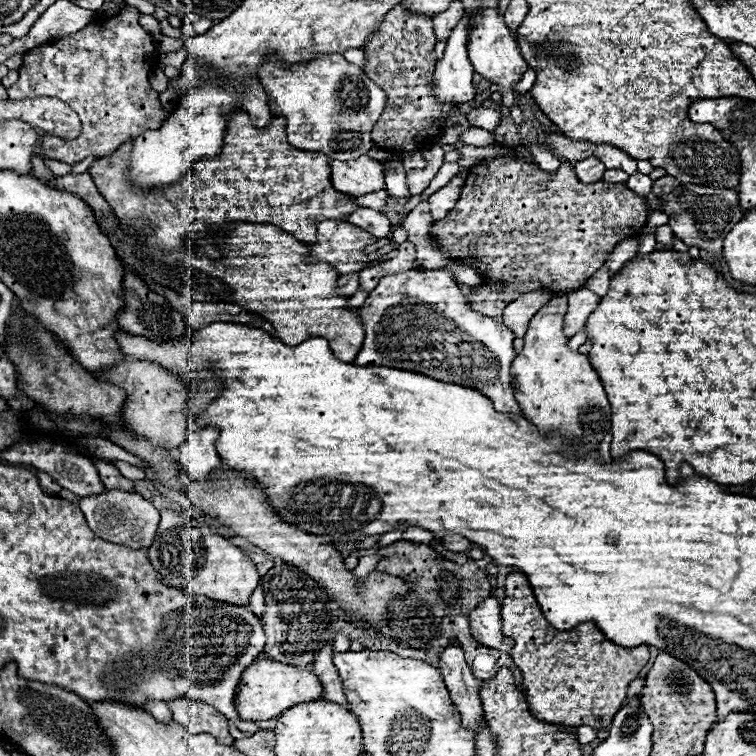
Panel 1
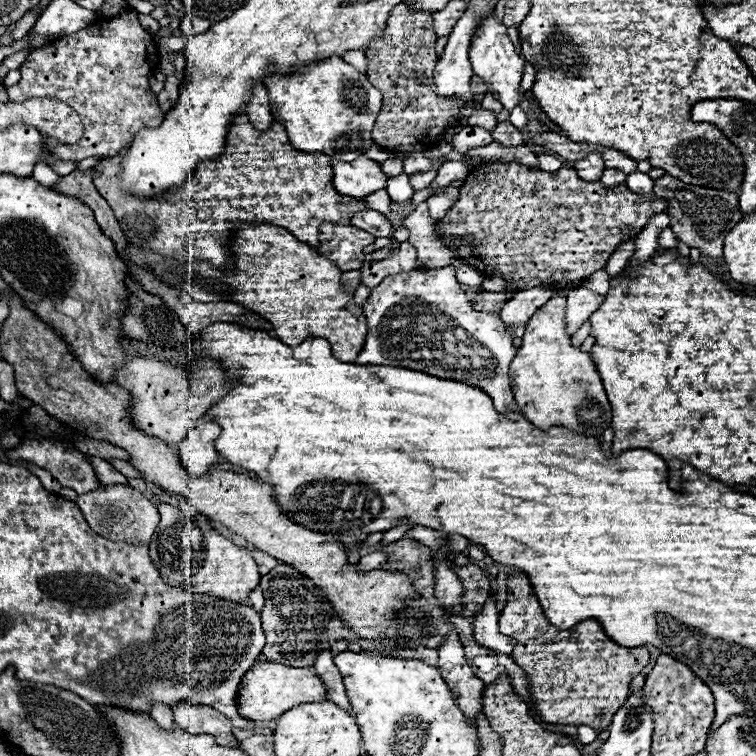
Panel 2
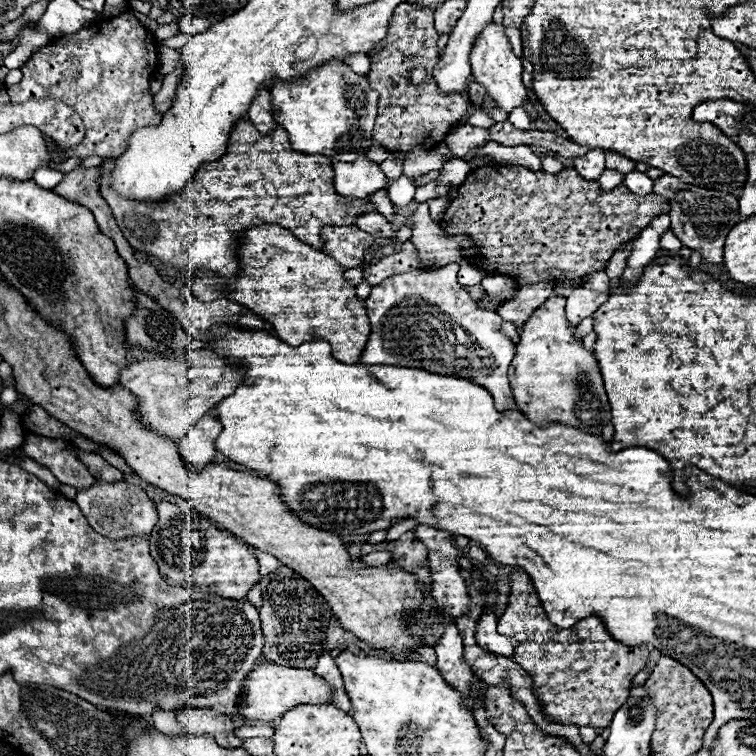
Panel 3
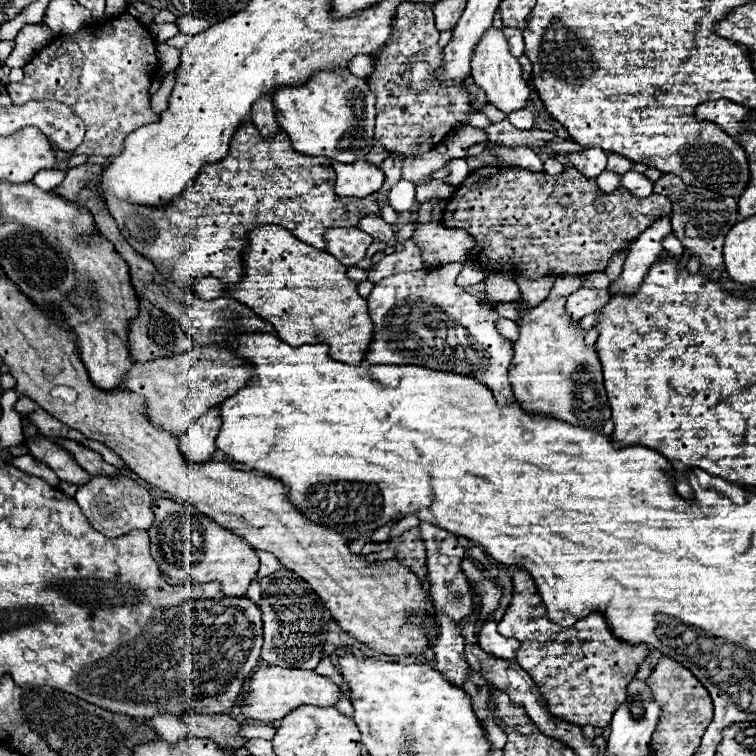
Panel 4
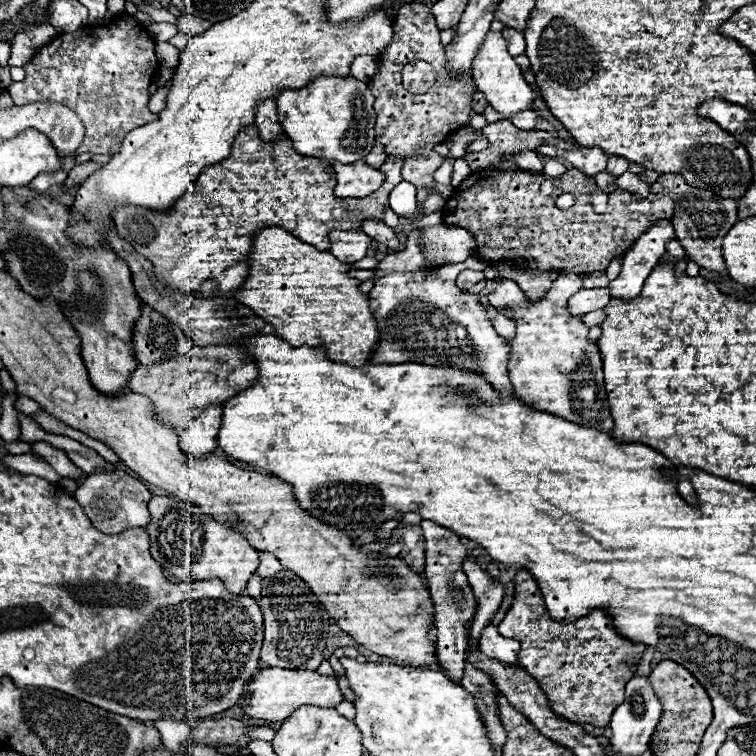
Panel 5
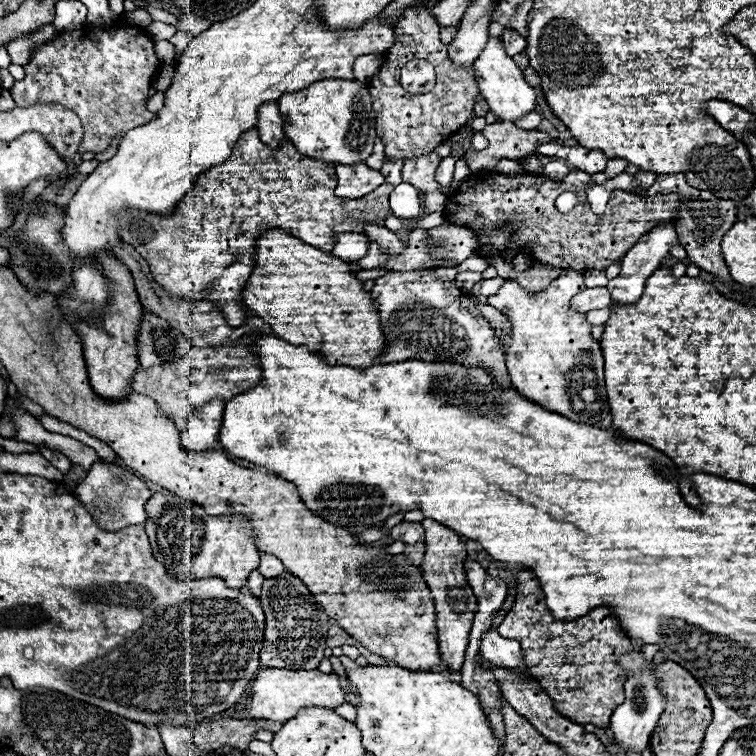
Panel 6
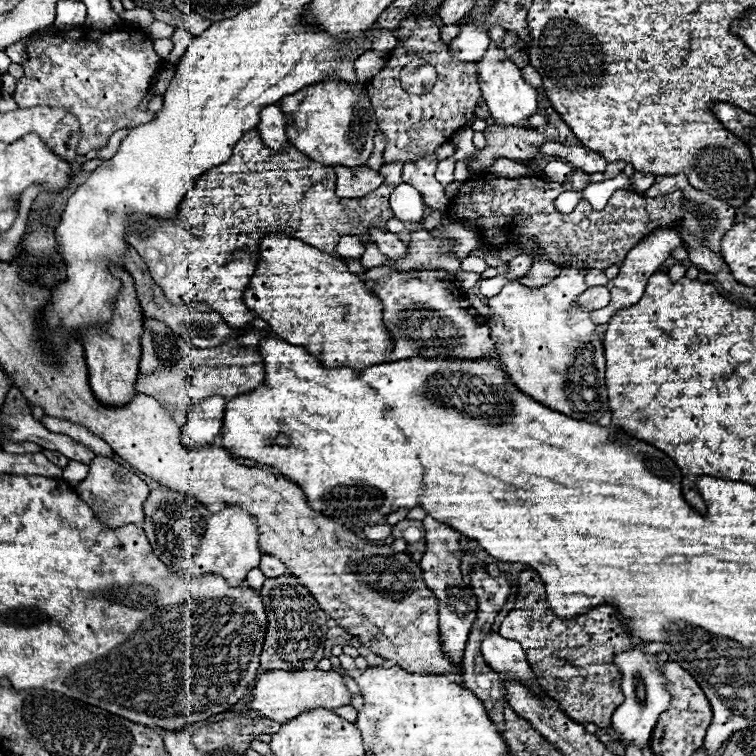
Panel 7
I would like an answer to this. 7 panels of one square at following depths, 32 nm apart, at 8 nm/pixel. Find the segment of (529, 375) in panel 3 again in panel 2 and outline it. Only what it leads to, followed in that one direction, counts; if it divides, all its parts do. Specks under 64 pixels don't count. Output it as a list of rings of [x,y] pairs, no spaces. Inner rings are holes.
[[[556,290],[556,294],[530,318],[522,336],[522,346],[510,364],[514,398],[520,412],[540,430],[560,426],[574,430],[576,434],[602,438],[604,430],[610,426],[610,402],[590,354],[570,346],[564,312],[566,292]]]

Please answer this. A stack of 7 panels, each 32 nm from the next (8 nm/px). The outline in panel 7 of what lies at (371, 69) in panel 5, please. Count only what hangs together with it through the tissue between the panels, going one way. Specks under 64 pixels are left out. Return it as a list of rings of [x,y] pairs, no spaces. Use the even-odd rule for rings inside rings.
[[[366,52],[362,56],[356,58],[356,64],[354,64],[354,70],[356,70],[356,76],[358,76],[358,82],[360,84],[366,84],[374,74],[378,74],[384,64],[386,64],[386,52]]]

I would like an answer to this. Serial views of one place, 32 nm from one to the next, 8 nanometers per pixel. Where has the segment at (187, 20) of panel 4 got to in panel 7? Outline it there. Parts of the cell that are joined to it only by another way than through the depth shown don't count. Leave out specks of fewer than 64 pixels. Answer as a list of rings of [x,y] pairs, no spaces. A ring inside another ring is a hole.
[[[184,14],[180,28],[186,28],[192,36],[198,36],[198,34],[202,34],[206,28],[210,28],[210,24],[212,24],[210,20],[206,20],[206,18],[198,16],[198,14]]]

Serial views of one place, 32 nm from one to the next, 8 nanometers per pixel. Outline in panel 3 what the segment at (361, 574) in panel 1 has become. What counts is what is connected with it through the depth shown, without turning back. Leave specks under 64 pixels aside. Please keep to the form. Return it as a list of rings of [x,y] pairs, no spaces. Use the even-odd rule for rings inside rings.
[[[372,552],[372,554],[366,554],[362,556],[362,562],[366,564],[366,568],[376,568],[376,566],[382,566],[390,560],[390,552]]]

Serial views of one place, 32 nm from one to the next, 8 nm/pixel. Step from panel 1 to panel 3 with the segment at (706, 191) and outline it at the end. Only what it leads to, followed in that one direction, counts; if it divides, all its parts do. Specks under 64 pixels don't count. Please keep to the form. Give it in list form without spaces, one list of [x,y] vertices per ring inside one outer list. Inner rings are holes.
[[[664,174],[654,182],[654,194],[660,194],[670,200],[670,228],[680,238],[680,242],[690,250],[698,250],[702,258],[706,258],[710,264],[722,262],[724,238],[730,232],[730,228],[740,222],[738,198],[734,194],[694,188],[692,184],[684,184],[678,178],[672,178],[670,174]]]

